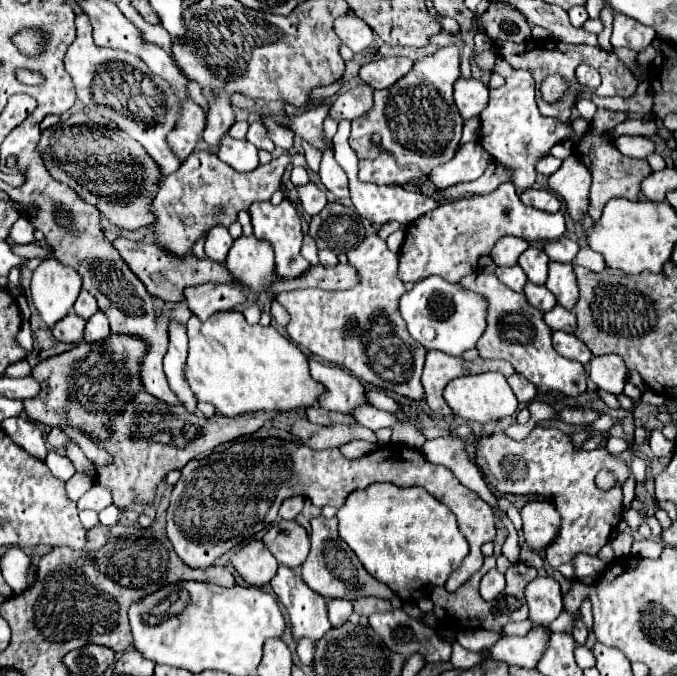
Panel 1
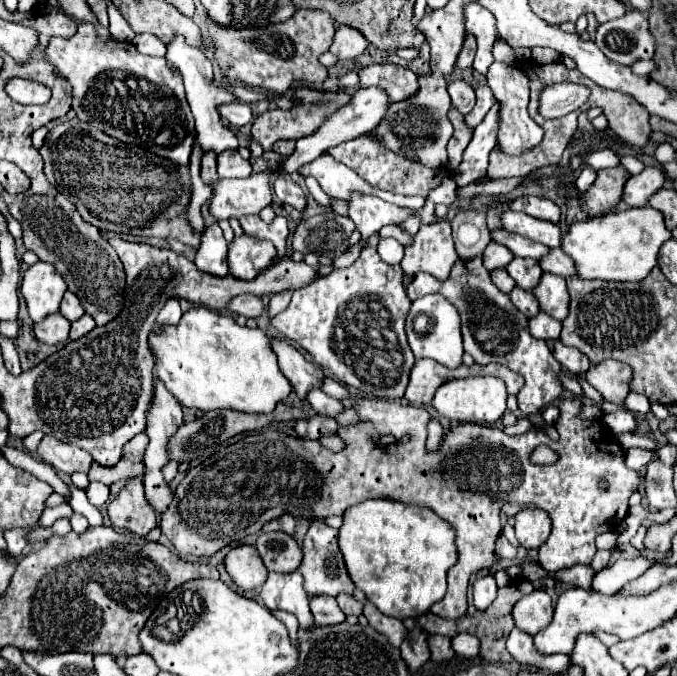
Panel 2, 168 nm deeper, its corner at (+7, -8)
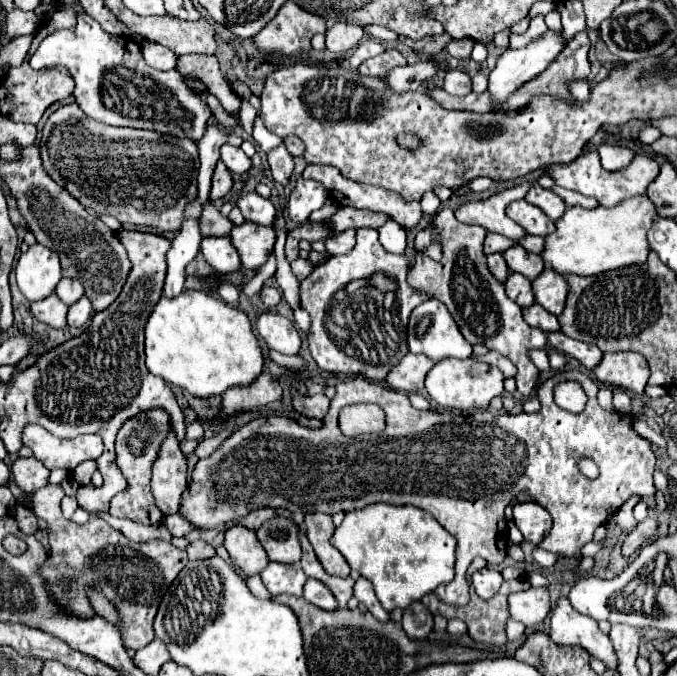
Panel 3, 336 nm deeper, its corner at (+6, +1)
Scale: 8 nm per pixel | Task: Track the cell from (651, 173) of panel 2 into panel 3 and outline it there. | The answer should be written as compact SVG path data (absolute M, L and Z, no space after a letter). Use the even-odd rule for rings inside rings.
M584 152L578 160L570 162L568 166L552 166L550 170L550 176L554 178L554 182L562 188L568 188L568 190L576 190L584 196L592 196L598 200L600 206L606 206L606 208L612 208L616 204L620 204L622 200L628 200L632 196L640 196L646 192L648 184L658 176L660 172L660 162L648 154L636 154L634 160L618 170L618 172L606 172L602 166L600 166L600 158L598 158L598 152Z

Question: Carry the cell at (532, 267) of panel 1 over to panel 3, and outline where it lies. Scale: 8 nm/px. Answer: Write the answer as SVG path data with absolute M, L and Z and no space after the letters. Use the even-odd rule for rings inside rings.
M520 244L506 250L504 260L506 260L510 272L518 272L518 274L526 276L528 280L534 280L544 270L544 260L538 254L522 250Z

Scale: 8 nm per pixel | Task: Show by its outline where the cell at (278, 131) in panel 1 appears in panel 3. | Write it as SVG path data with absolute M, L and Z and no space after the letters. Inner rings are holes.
M290 134L290 136L284 138L284 146L286 146L286 150L288 150L292 156L302 156L302 154L304 154L304 146L302 146L302 142L300 142L294 134Z

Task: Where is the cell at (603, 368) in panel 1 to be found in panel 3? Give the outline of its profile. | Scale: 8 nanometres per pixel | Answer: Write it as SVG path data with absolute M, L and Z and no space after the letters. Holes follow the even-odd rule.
M614 352L614 354L602 356L600 364L594 368L594 376L604 386L630 390L632 394L642 396L650 370L642 354Z

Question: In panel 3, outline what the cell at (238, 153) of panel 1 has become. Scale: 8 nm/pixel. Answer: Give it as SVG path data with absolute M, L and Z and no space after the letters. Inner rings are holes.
M224 144L220 148L220 160L234 174L244 174L252 166L252 160L242 152L242 148L236 148L236 146L230 146L230 144Z

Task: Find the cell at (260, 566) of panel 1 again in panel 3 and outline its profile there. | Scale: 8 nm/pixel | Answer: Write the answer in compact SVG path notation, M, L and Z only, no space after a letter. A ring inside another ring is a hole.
M232 526L226 530L224 546L230 554L232 566L242 576L254 576L260 574L268 566L268 556L262 548L262 544L256 538L256 532L244 526Z

